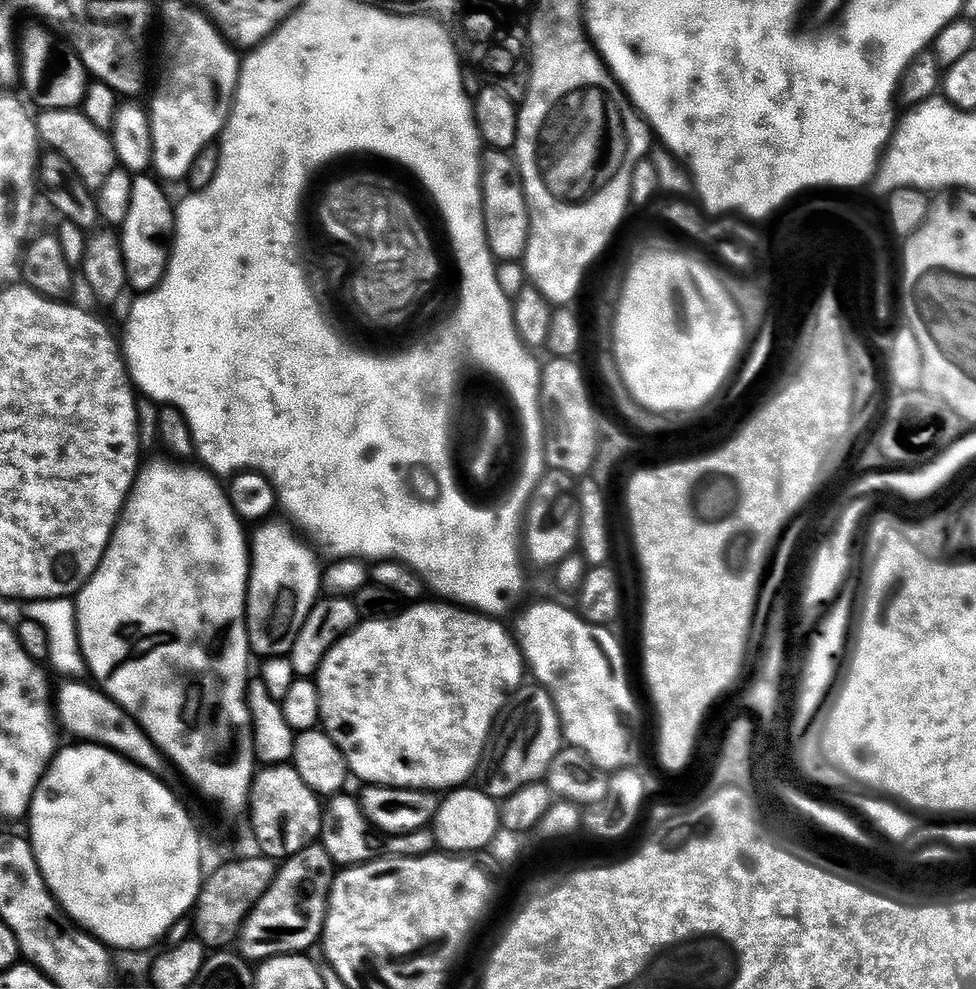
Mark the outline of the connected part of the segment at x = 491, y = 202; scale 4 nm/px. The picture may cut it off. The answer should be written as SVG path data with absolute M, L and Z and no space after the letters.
M495 150L483 153L480 162L480 189L484 203L486 238L492 255L497 261L523 261L528 251L530 214L528 213L528 199L524 193L524 183L520 177L520 168L509 153Z

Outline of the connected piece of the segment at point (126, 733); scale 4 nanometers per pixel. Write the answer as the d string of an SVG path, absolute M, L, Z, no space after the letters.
M64 682L66 684L58 688L58 695L54 700L54 708L58 713L59 723L69 732L76 736L77 741L98 744L102 748L108 748L111 752L117 752L119 756L125 756L132 763L147 772L163 777L164 771L169 771L170 764L163 752L147 734L140 729L138 722L129 712L122 711L109 696L104 695L99 687L84 682Z

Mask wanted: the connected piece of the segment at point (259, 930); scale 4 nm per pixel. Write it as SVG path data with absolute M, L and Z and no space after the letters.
M319 842L306 846L306 850L283 861L279 865L270 890L262 894L262 898L240 928L238 944L239 947L244 947L242 949L244 959L249 962L263 962L272 956L304 954L308 949L319 945L324 935L324 923L328 917L328 899L332 893L332 882L336 879L337 871L337 865L332 863L330 854L326 854L324 845Z

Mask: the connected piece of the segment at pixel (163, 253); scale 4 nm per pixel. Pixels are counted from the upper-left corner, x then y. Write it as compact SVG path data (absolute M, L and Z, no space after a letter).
M140 174L133 179L130 210L126 214L126 222L118 232L127 287L136 294L153 292L164 281L168 269L170 241L176 230L176 208L160 187L161 181L148 174Z

